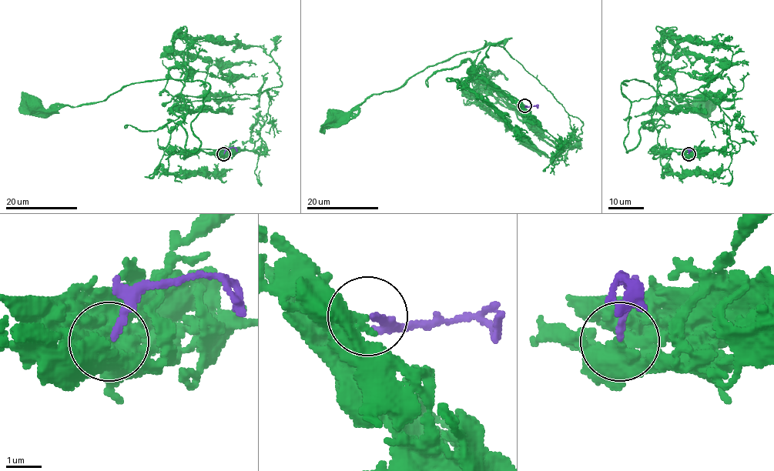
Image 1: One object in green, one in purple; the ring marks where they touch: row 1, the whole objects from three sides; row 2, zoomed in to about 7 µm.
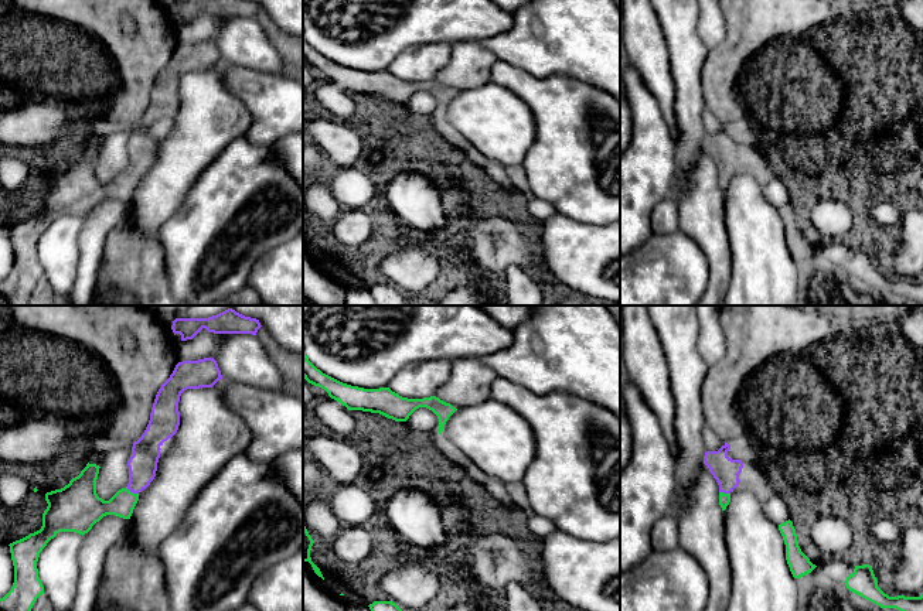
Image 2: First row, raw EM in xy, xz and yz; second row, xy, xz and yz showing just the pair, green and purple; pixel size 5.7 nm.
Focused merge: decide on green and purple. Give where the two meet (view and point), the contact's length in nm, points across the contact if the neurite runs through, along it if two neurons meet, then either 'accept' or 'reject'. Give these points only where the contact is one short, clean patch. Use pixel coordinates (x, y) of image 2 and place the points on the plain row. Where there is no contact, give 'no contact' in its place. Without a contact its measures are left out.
contact xy (132, 176); length 80 nm; way xy (91, 191), (119, 188), (132, 176), (139, 163), (142, 149); accept

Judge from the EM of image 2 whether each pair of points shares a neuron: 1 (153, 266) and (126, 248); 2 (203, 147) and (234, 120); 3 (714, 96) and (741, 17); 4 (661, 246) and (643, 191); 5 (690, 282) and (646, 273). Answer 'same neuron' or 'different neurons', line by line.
1: same neuron
2: same neuron
3: same neuron
4: different neurons
5: same neuron

